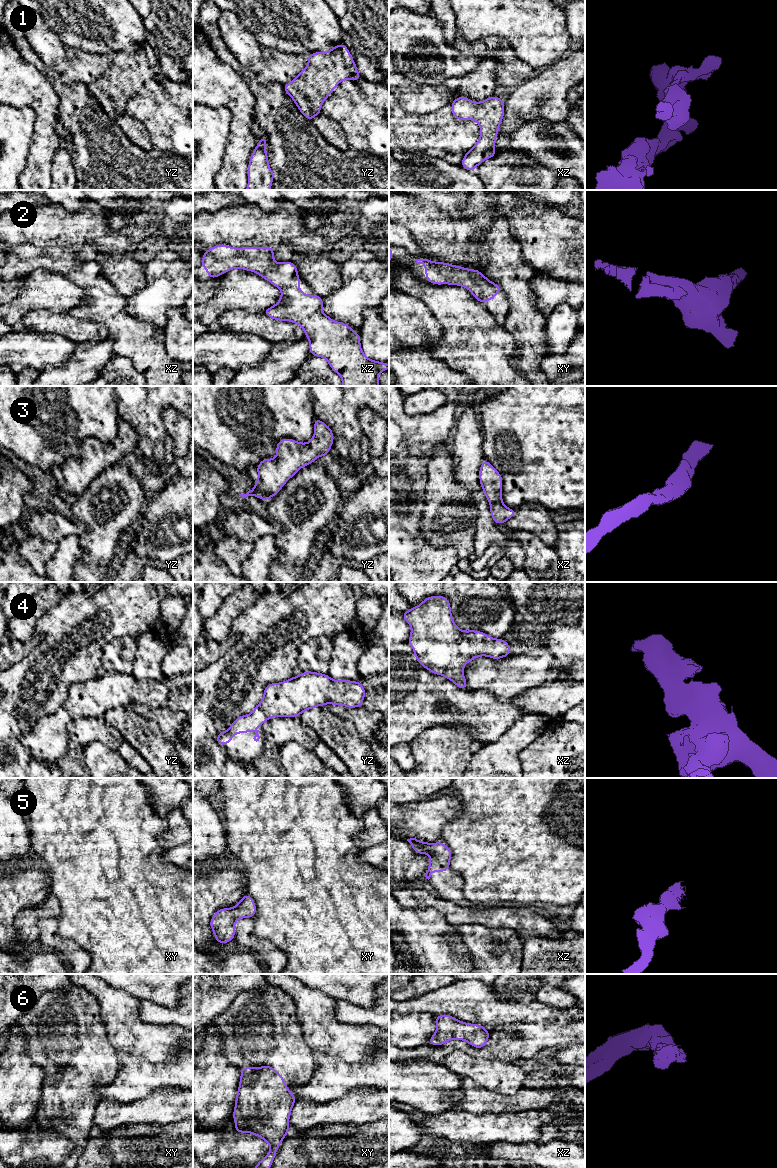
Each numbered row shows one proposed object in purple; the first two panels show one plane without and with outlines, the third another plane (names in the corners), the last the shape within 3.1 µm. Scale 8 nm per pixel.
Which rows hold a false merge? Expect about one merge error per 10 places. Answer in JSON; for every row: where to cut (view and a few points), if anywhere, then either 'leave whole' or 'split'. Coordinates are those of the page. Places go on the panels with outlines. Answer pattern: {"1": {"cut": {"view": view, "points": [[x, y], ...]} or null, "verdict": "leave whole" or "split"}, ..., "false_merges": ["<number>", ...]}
{"1": {"cut": null, "verdict": "leave whole"}, "2": {"cut": null, "verdict": "leave whole"}, "3": {"cut": null, "verdict": "leave whole"}, "4": {"cut": null, "verdict": "leave whole"}, "5": {"cut": null, "verdict": "leave whole"}, "6": {"cut": null, "verdict": "leave whole"}, "false_merges": []}

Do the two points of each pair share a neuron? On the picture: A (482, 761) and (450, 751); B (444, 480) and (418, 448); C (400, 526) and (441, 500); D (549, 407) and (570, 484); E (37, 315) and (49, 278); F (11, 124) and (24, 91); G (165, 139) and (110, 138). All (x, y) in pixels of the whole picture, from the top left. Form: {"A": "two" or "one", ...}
{"A": "two", "B": "two", "C": "two", "D": "one", "E": "two", "F": "two", "G": "two"}

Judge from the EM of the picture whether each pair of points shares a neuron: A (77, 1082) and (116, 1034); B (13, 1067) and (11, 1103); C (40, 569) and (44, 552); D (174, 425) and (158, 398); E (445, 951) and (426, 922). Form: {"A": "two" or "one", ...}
{"A": "two", "B": "one", "C": "one", "D": "two", "E": "one"}

